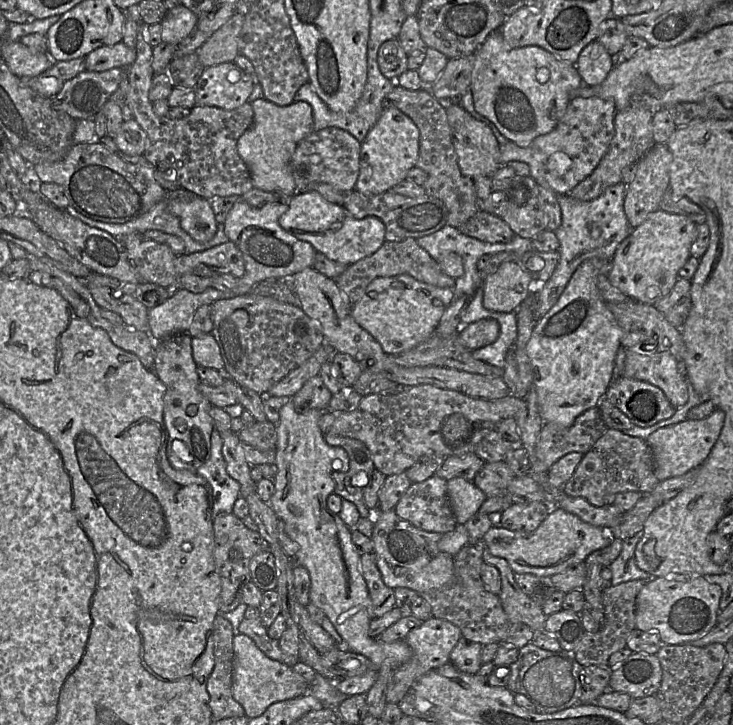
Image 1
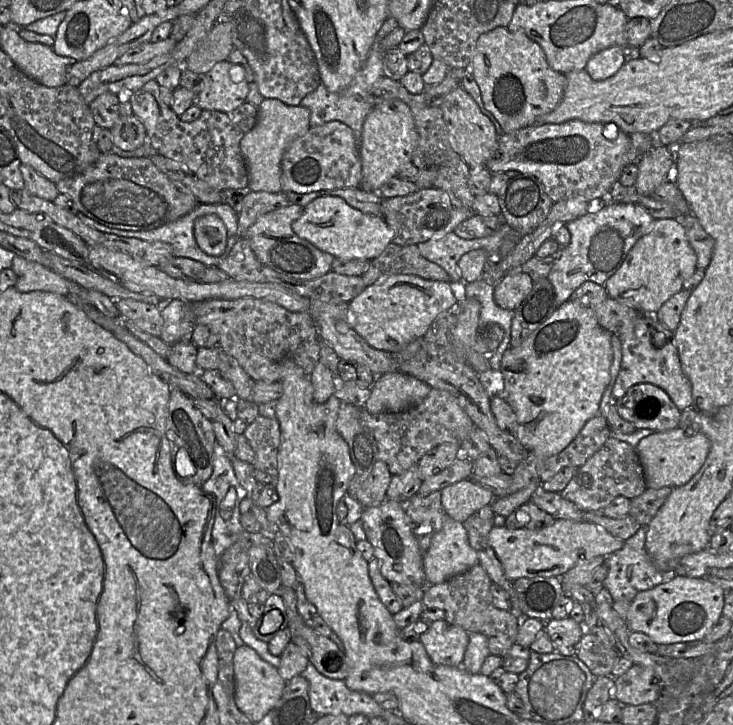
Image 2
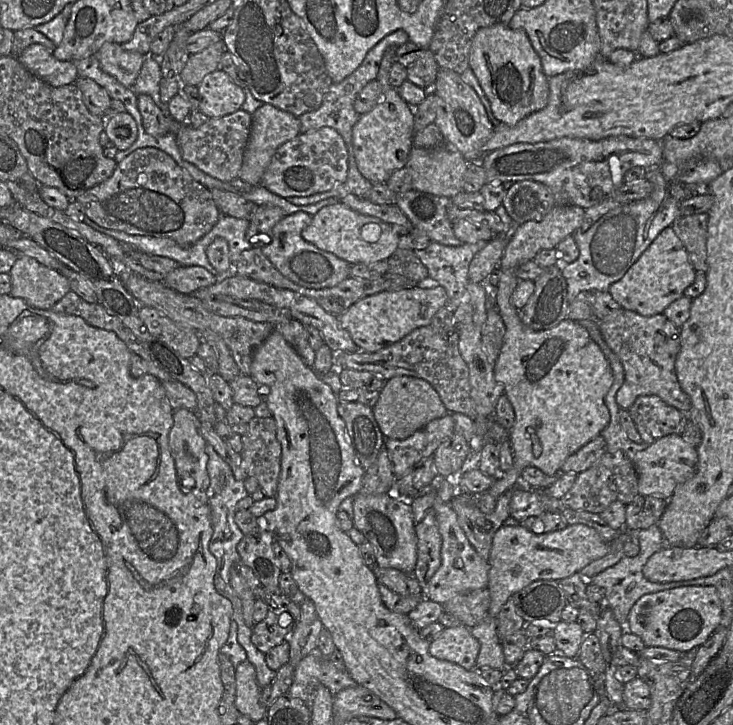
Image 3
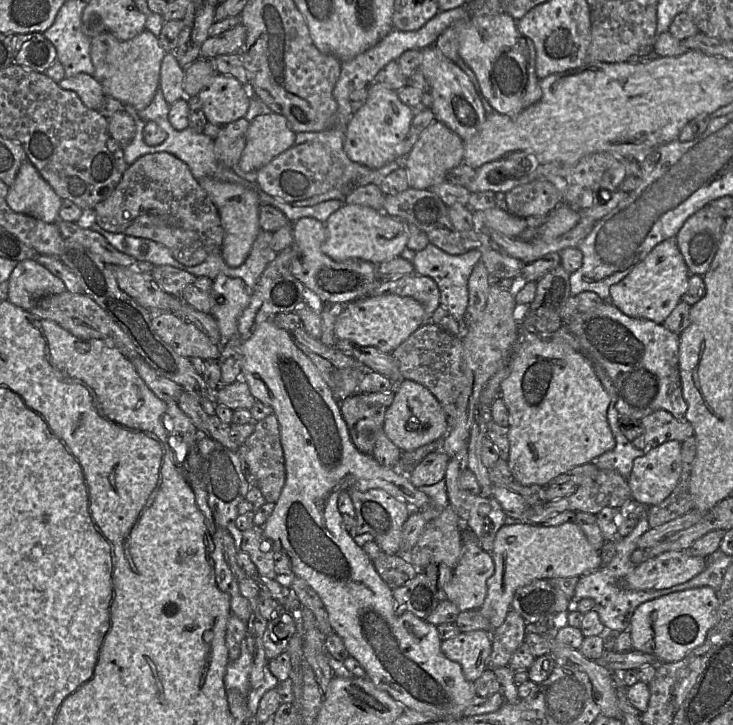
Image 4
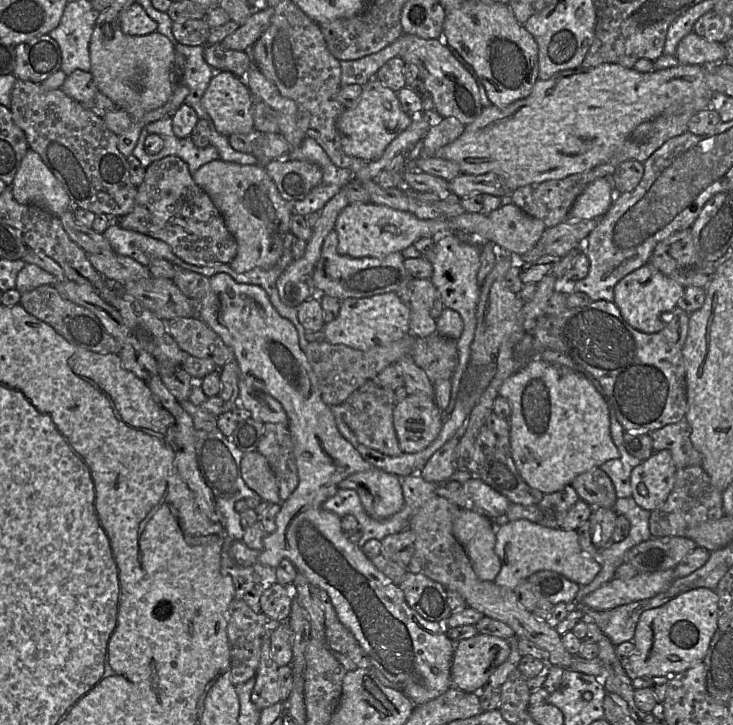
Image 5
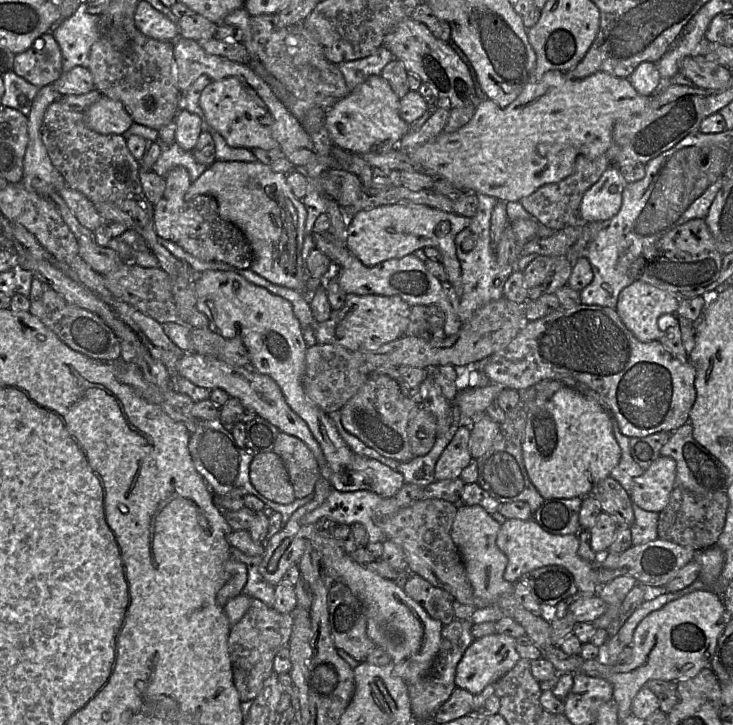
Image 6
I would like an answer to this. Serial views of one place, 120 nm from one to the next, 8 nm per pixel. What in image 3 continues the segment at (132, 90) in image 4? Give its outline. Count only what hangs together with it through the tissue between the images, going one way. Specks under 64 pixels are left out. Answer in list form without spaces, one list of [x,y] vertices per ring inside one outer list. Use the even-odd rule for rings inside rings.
[[[105,43],[95,55],[102,71],[126,88],[133,87],[146,58],[146,55],[124,50],[117,43]]]

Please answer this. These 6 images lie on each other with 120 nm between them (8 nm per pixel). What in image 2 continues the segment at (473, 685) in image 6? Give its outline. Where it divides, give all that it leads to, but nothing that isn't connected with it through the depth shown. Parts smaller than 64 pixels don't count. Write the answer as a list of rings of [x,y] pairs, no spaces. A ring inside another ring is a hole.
[[[446,620],[429,624],[419,640],[434,664],[461,667],[469,643],[469,633]]]

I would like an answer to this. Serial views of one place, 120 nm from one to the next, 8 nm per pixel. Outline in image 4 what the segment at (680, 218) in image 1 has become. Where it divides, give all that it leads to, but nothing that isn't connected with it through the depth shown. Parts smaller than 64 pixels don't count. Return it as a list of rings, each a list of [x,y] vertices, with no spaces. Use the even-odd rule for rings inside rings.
[[[675,239],[664,240],[620,282],[610,287],[610,301],[632,318],[664,324],[688,289],[690,272]]]

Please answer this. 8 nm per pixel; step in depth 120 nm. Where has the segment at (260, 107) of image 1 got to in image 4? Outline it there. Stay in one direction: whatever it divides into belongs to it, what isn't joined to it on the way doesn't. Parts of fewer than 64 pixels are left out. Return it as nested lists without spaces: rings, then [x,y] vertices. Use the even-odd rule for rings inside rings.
[[[270,112],[250,123],[246,146],[239,161],[243,172],[259,171],[272,159],[295,145],[296,133],[285,116]]]

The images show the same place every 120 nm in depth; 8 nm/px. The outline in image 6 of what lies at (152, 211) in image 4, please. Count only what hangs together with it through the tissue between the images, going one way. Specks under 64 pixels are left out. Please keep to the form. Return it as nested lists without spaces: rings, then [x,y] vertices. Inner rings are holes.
[[[177,166],[164,177],[165,191],[154,205],[154,226],[159,237],[176,243],[201,261],[223,262],[235,268],[250,269],[254,259],[252,248],[244,233],[233,223],[223,220],[217,201],[211,196],[191,196],[191,180],[184,167]]]

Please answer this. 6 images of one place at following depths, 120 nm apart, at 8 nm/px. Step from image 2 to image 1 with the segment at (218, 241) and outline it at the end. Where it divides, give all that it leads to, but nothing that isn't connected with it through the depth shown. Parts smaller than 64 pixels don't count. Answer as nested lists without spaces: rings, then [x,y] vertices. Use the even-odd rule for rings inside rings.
[[[185,189],[170,191],[168,211],[177,216],[180,225],[195,241],[207,242],[217,231],[217,222],[208,199]]]

